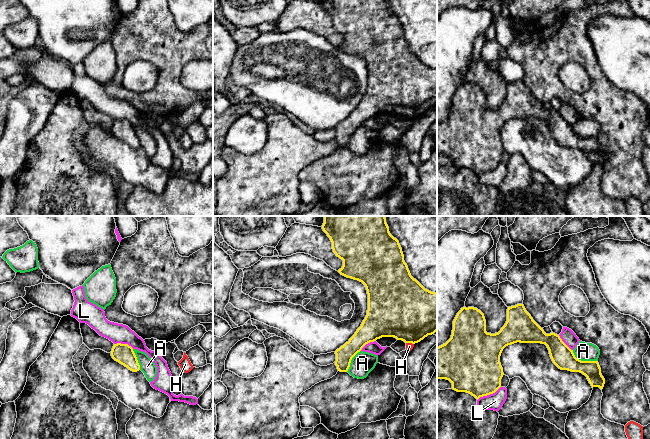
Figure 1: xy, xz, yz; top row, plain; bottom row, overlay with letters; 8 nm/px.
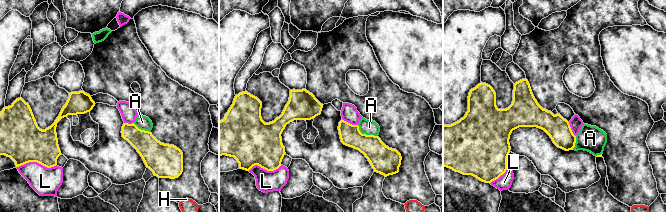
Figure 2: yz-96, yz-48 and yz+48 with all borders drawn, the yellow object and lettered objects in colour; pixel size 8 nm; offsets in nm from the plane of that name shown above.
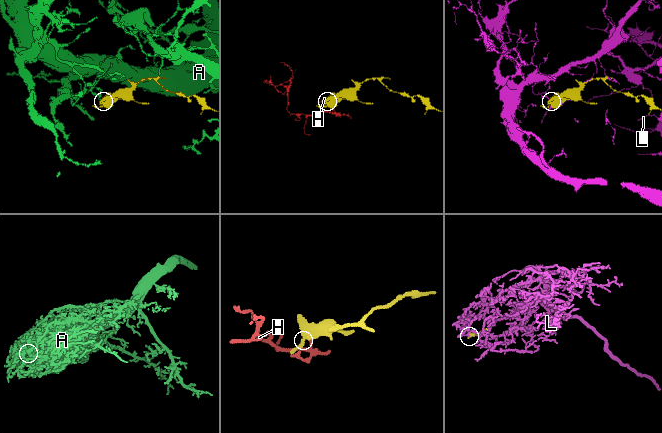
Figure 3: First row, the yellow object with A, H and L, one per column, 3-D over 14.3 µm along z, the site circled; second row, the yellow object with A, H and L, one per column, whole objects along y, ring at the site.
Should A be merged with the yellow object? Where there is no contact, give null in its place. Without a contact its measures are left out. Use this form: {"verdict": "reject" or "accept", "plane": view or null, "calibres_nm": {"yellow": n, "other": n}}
{"verdict": "reject", "plane": "yz", "calibres_nm": {"yellow": 180, "other": 150}}

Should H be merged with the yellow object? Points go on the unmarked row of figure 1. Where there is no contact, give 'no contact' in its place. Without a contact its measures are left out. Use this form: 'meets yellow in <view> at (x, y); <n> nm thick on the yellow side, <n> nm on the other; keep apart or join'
meets yellow in xz at (410, 118); 460 nm thick on the yellow side, 60 nm on the other; keep apart

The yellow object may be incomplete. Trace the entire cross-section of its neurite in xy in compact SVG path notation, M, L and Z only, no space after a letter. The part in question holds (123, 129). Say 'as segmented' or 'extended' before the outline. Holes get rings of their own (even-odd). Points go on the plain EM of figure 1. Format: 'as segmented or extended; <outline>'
as segmented; M114 120L111 127L111 132L115 137L124 141L133 148L137 148L140 146L140 141L133 127L133 124L128 120Z

